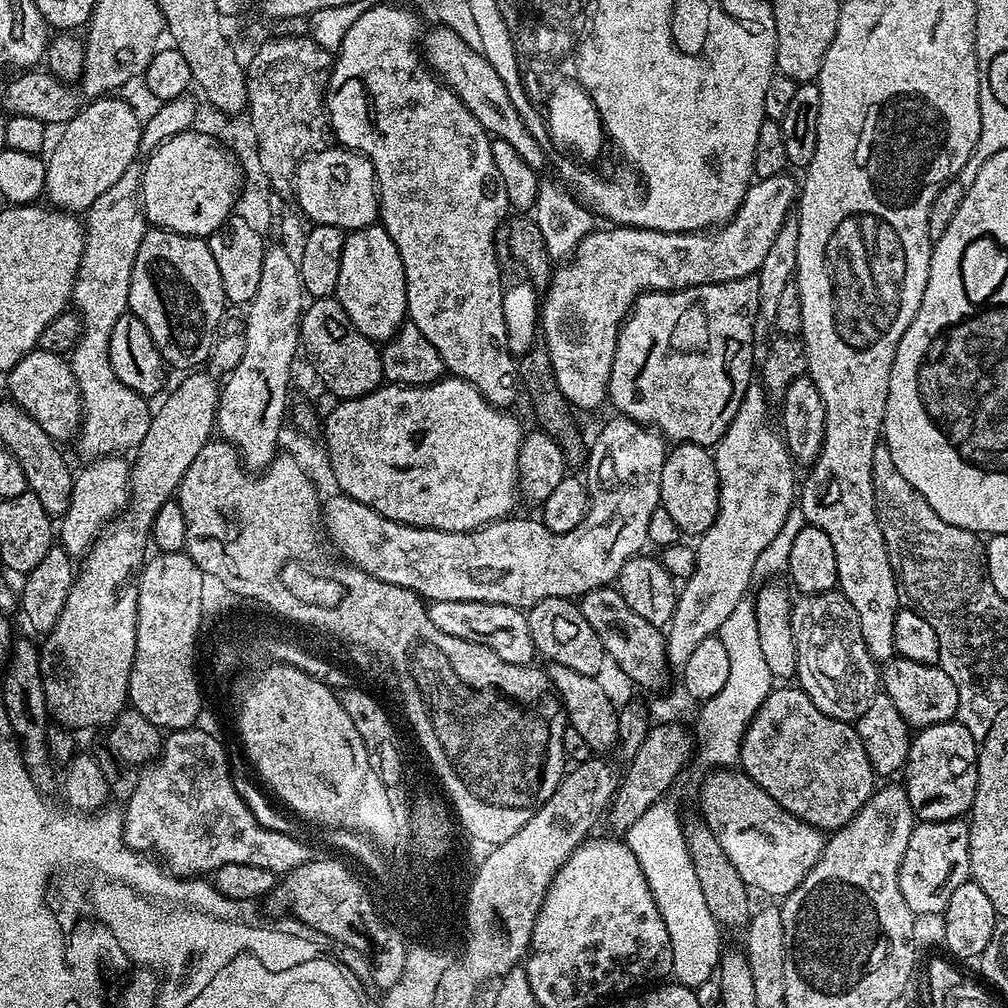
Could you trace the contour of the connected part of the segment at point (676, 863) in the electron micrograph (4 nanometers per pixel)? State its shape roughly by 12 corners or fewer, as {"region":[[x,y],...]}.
{"region":[[661,798],[626,833],[672,943],[671,975],[717,975],[682,813]]}

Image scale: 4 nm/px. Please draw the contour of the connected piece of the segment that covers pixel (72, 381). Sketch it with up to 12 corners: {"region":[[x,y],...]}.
{"region":[[27,352],[6,373],[11,403],[50,438],[77,431],[72,365]]}

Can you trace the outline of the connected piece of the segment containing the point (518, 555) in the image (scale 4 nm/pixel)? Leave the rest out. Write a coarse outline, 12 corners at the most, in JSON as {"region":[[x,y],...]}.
{"region":[[616,414],[588,509],[473,532],[327,497],[348,563],[428,602],[527,610],[611,585],[645,551],[665,437]]}

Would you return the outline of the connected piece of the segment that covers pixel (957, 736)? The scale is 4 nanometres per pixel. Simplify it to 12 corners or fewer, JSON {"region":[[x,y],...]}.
{"region":[[958,722],[911,737],[902,787],[917,821],[971,809],[978,741]]}

